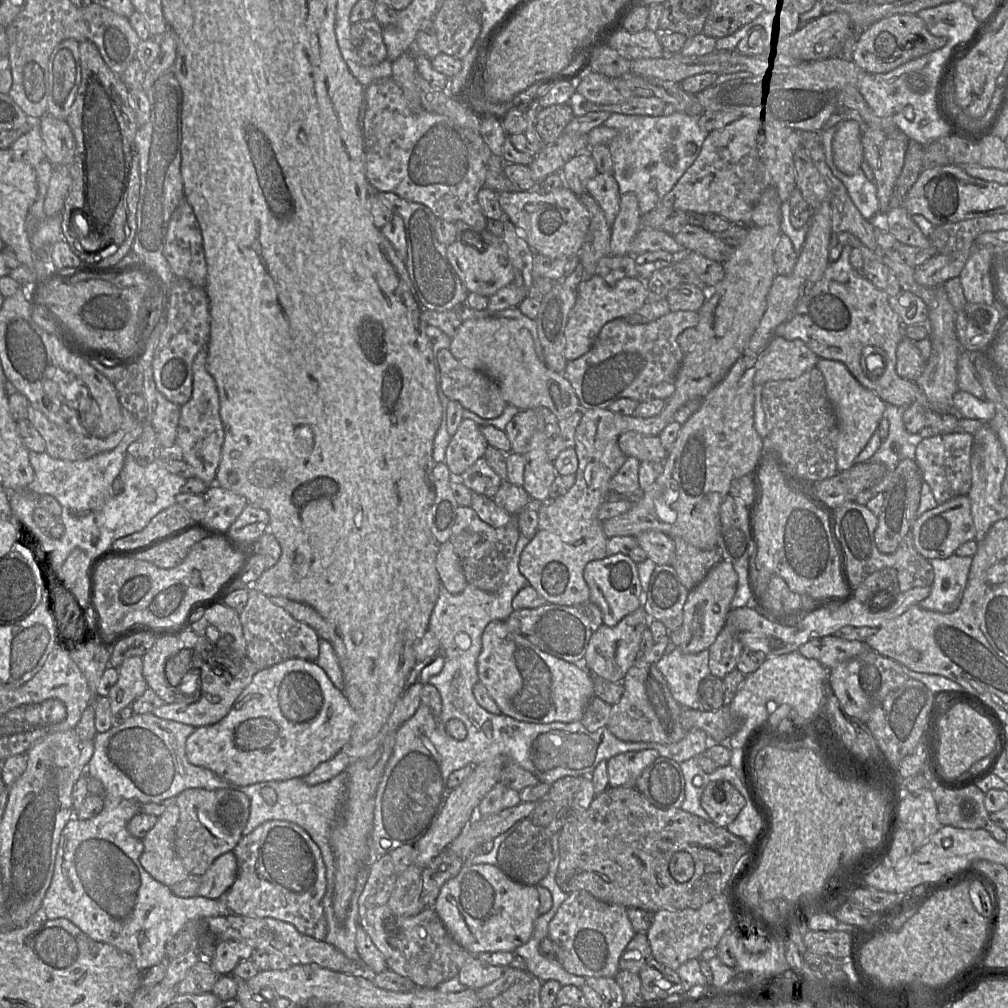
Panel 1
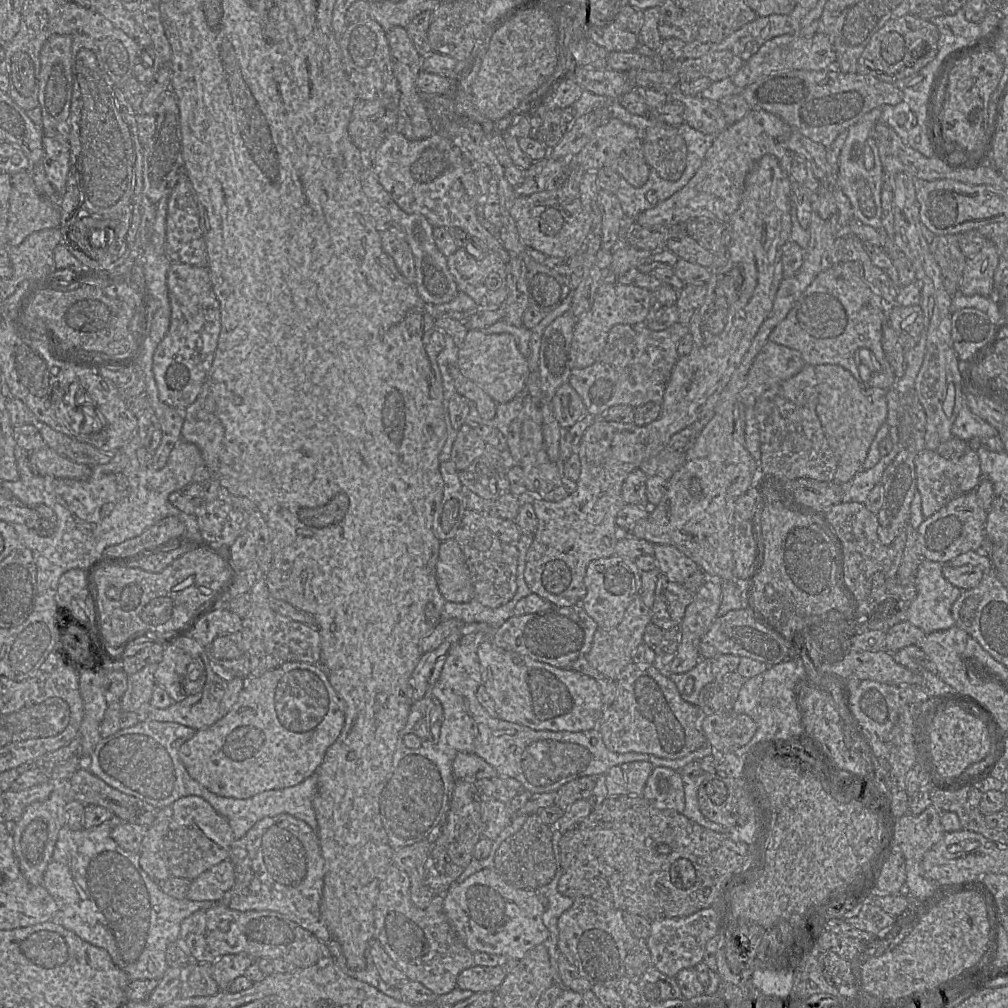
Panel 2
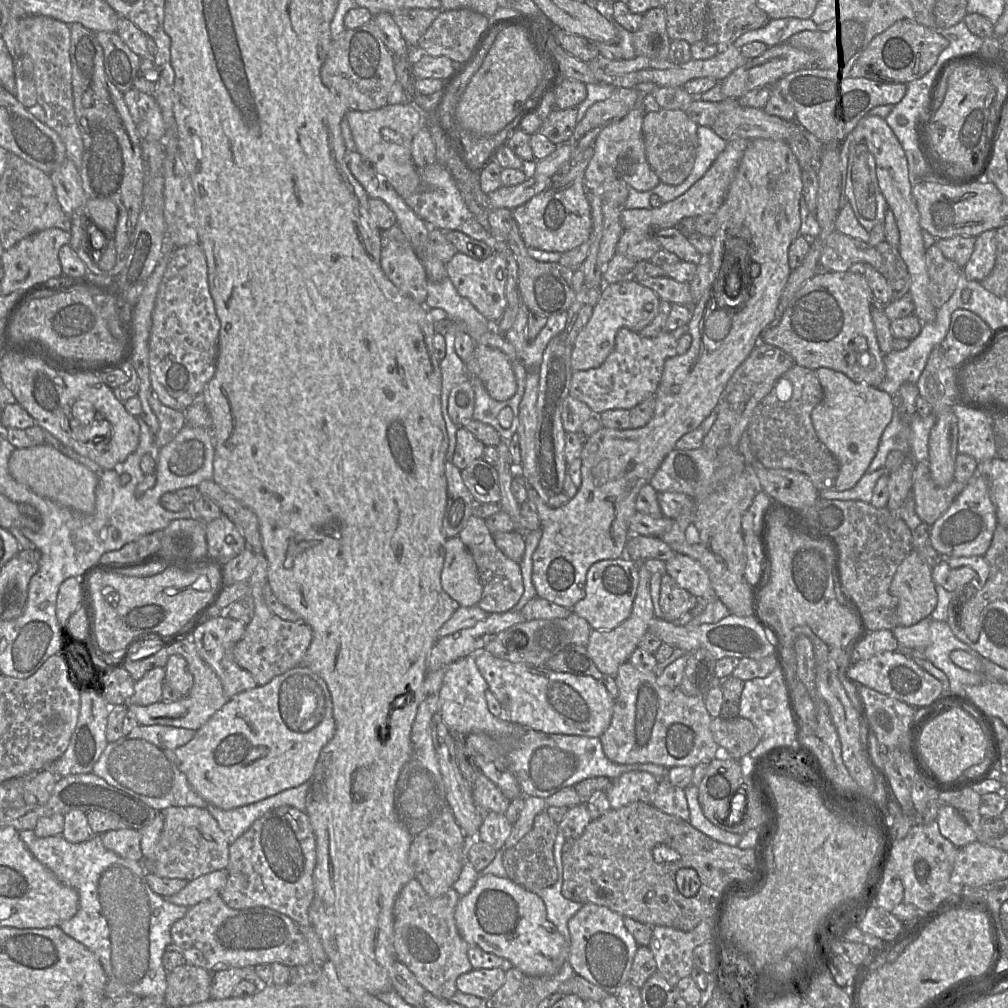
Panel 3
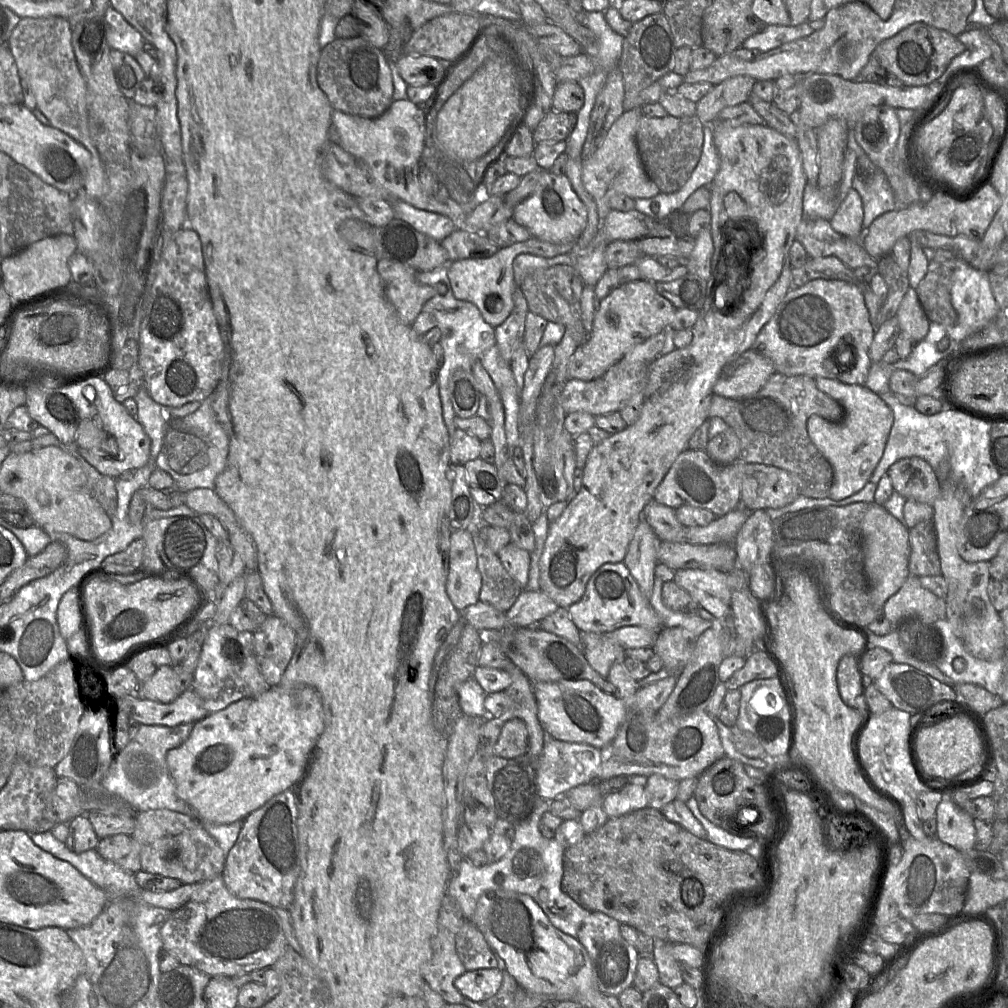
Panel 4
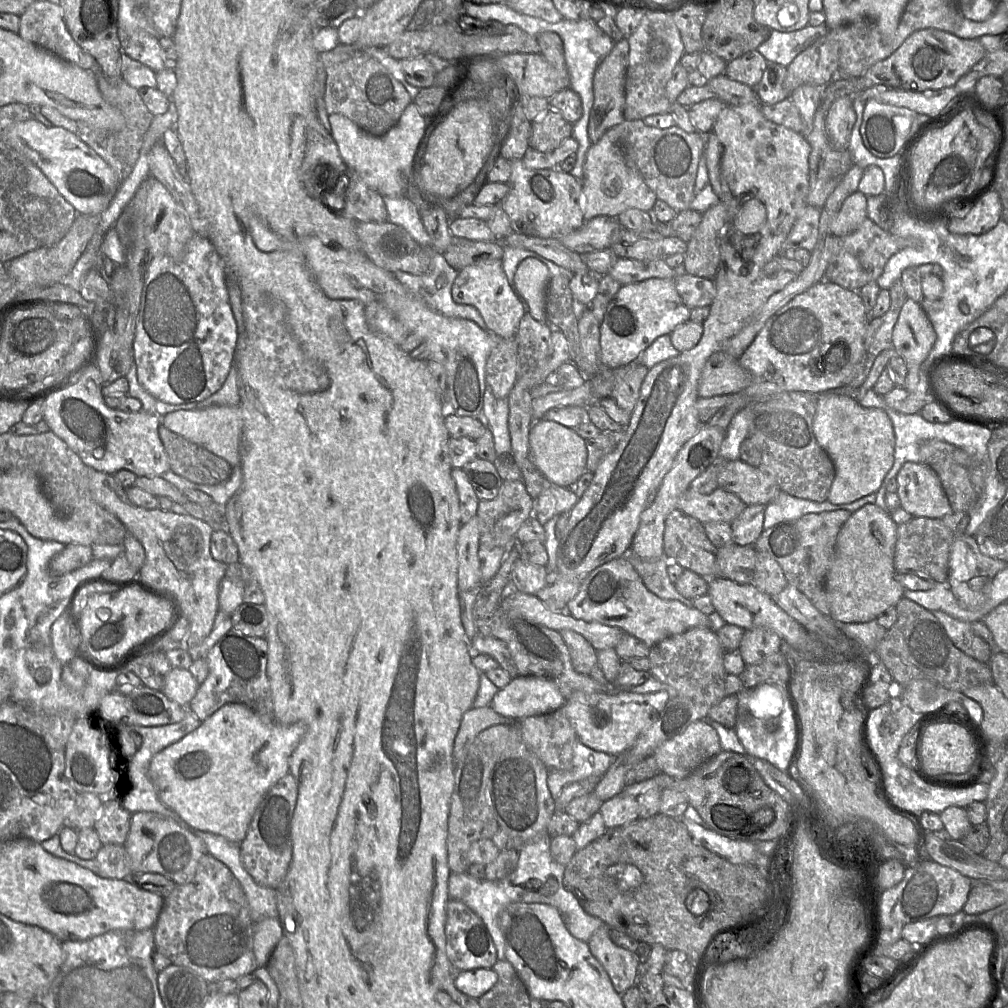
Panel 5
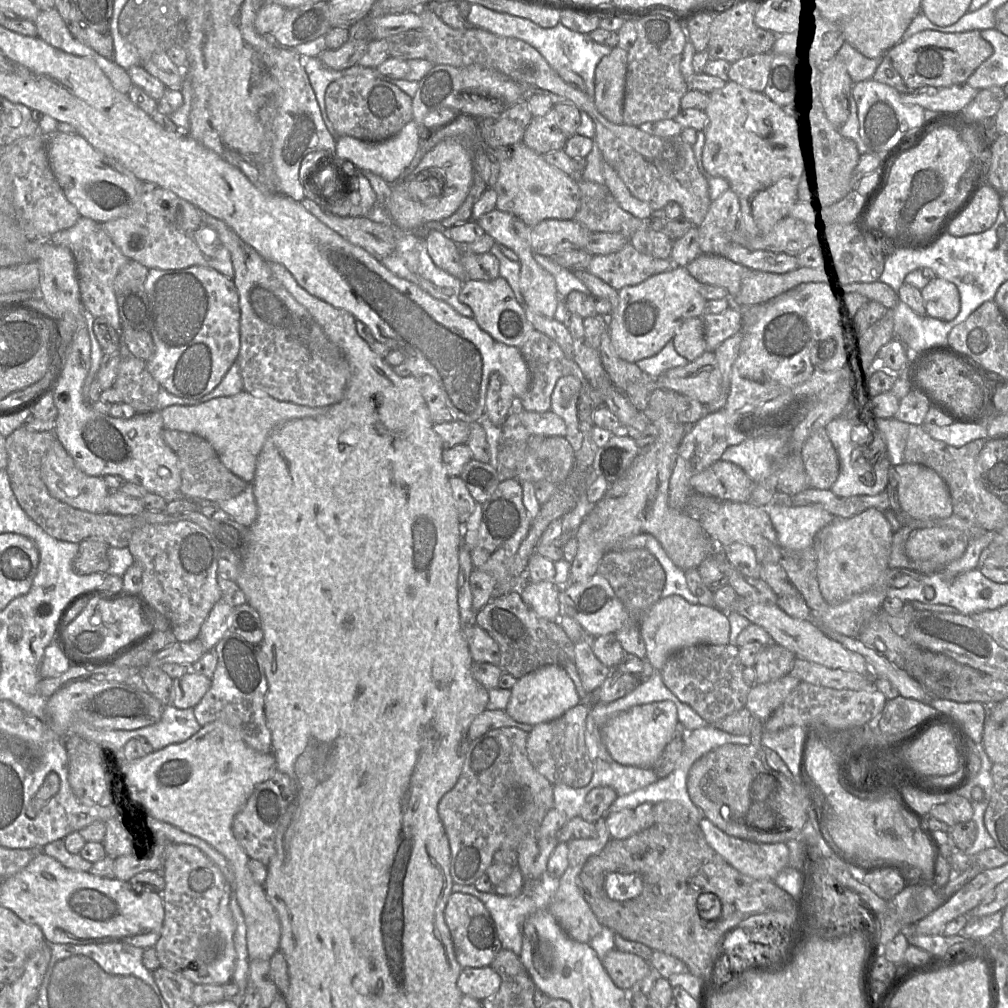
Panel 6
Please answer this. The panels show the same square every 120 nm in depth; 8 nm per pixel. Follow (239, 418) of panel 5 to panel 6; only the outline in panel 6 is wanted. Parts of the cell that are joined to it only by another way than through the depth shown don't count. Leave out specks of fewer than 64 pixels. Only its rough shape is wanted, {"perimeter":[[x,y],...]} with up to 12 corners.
{"perimeter":[[242,391],[161,411],[164,429],[194,433],[251,484],[277,427],[320,416]]}

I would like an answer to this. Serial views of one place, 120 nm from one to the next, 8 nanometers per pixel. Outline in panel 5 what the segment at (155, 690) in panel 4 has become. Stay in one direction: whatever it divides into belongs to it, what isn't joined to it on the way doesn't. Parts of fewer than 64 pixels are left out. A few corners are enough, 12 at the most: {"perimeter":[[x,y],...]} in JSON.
{"perimeter":[[172,668],[161,692],[187,707],[199,685],[188,669]]}

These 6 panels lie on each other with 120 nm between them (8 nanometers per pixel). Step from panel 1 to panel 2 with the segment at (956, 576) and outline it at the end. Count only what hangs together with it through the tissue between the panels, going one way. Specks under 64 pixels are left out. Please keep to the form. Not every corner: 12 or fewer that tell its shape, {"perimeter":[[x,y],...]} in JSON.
{"perimeter":[[922,559],[906,620],[925,633],[955,625],[962,590]]}

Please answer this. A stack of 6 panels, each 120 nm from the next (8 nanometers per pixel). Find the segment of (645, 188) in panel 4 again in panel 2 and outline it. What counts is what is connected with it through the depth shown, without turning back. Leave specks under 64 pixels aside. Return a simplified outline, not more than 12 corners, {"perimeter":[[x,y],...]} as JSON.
{"perimeter":[[614,118],[575,156],[585,172],[611,168],[632,186],[650,167],[641,134]]}

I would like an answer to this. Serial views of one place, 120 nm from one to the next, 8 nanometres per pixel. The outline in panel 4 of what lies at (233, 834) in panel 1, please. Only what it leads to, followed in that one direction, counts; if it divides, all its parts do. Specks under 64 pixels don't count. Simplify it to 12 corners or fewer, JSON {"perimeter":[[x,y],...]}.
{"perimeter":[[138,812],[144,872],[199,883],[226,856],[197,817]]}

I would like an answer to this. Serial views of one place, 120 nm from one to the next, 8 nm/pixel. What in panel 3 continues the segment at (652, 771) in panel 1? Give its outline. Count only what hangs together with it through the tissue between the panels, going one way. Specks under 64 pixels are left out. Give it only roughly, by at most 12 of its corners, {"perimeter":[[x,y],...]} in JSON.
{"perimeter":[[659,778],[652,805],[689,821],[685,790]]}

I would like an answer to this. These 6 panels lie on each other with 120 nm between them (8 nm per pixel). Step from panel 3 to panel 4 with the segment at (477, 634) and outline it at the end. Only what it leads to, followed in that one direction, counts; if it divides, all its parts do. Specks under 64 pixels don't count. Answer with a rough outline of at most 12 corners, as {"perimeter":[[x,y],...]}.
{"perimeter":[[522,590],[507,627],[538,625],[560,607],[542,591]]}

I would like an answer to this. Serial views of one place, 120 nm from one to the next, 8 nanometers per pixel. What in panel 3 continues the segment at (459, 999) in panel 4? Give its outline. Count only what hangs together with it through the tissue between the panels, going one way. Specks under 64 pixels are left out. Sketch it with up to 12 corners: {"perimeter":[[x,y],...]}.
{"perimeter":[[413,878],[393,909],[397,960],[444,999],[473,969],[450,888]]}

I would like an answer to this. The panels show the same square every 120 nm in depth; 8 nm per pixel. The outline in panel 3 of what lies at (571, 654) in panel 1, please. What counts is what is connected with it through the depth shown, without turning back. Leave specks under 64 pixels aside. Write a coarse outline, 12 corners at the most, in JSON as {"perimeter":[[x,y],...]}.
{"perimeter":[[533,619],[484,648],[514,663],[545,666],[569,645],[587,646],[590,624]]}

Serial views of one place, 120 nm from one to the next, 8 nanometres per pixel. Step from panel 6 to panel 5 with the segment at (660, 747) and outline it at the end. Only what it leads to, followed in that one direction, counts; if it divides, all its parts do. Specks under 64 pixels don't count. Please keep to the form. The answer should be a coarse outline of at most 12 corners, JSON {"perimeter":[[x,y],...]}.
{"perimeter":[[664,690],[576,692],[563,709],[581,743],[618,756],[668,700]]}

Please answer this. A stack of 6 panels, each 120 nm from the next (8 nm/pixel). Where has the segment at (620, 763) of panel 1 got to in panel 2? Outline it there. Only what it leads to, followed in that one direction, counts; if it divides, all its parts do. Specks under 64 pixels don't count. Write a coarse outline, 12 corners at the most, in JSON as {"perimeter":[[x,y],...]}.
{"perimeter":[[648,761],[611,767],[608,796],[641,795],[654,766]]}

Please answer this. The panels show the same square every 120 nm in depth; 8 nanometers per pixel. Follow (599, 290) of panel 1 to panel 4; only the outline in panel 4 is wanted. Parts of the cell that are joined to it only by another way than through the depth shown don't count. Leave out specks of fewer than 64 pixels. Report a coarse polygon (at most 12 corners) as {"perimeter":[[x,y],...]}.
{"perimeter":[[654,283],[619,285],[599,302],[568,380],[602,376],[670,328],[677,308]]}

